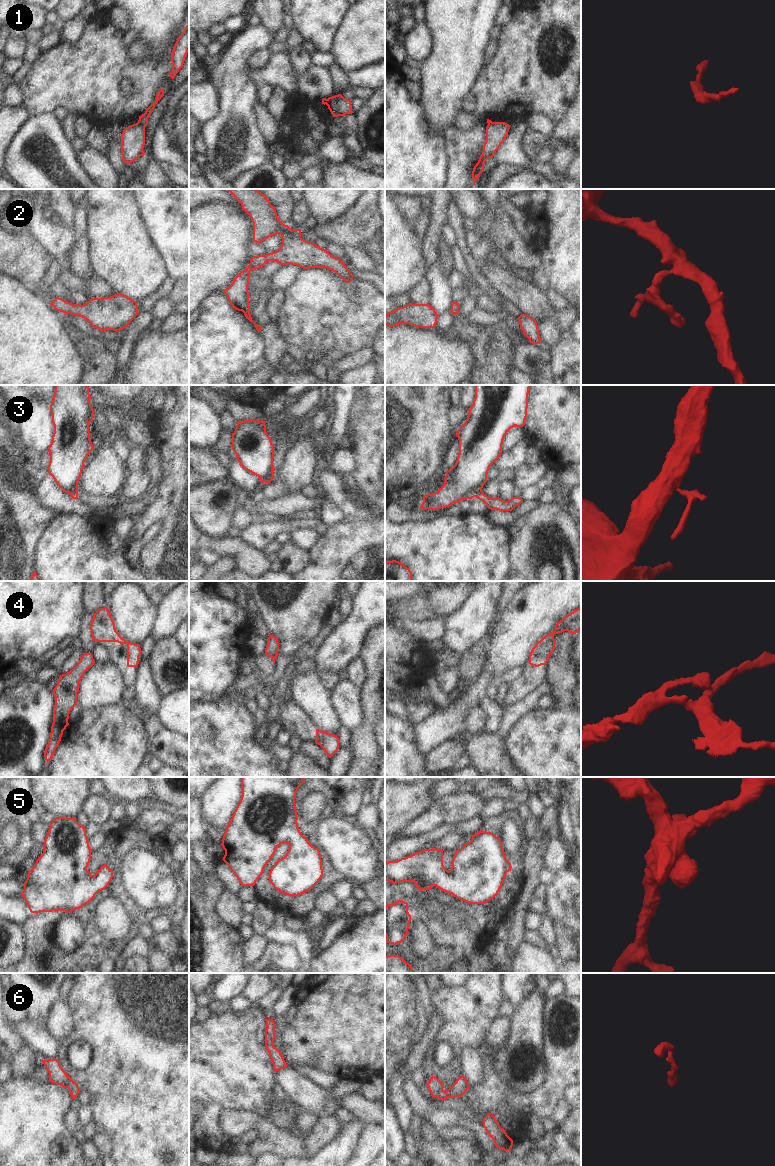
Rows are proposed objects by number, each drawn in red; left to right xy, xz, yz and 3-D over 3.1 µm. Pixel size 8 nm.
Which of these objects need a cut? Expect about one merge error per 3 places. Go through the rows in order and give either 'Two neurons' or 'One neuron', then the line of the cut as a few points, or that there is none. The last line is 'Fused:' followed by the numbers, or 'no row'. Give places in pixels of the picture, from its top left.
1: Two neurons. Split along xz (335, 95), (337, 110), (342, 115)
2: One neuron. No split
3: Two neurons. Split along yz (481, 490), (474, 496)
4: One neuron. No split
5: One neuron. No split
6: One neuron. No split
Fused: 1, 3

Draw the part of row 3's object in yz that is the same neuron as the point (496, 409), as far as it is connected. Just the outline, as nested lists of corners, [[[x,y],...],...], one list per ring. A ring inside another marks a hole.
[[[475,385],[475,398],[469,408],[465,423],[457,430],[459,440],[459,454],[455,465],[446,471],[443,486],[433,494],[423,497],[421,509],[439,510],[459,503],[462,499],[472,499],[478,491],[482,491],[487,482],[490,466],[497,461],[502,453],[502,444],[505,435],[513,427],[523,427],[527,417],[528,394],[530,385]]]

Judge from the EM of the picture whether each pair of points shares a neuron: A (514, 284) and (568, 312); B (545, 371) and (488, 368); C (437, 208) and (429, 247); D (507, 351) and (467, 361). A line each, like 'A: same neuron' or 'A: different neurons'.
A: same neuron
B: different neurons
C: same neuron
D: different neurons

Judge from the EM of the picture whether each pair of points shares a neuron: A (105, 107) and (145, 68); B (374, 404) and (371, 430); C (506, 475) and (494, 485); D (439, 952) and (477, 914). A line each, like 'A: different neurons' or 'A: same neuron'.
A: same neuron
B: same neuron
C: same neuron
D: same neuron

